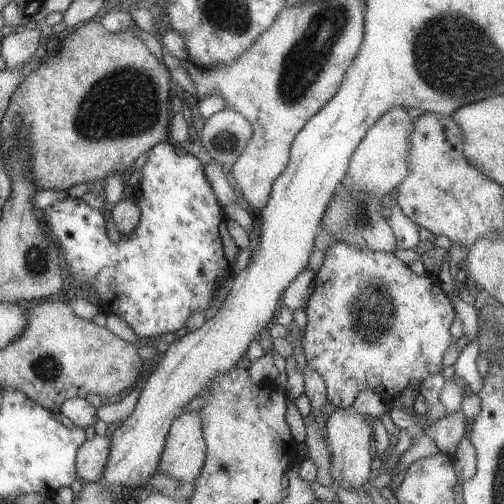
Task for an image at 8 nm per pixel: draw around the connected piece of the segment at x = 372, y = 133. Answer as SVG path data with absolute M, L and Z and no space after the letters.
M395 107L375 120L375 124L365 132L358 148L351 156L346 174L342 179L345 188L371 192L380 200L387 192L391 192L407 179L409 174L407 152L409 152L409 134L413 128L413 119L413 112L403 107Z

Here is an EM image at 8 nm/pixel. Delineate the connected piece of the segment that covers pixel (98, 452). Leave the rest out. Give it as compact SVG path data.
M94 435L85 440L75 454L76 476L79 476L84 483L97 482L101 478L107 454L109 454L109 440L105 436Z

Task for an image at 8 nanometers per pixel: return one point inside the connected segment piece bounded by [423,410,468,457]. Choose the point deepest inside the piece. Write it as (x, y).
(445, 433)

